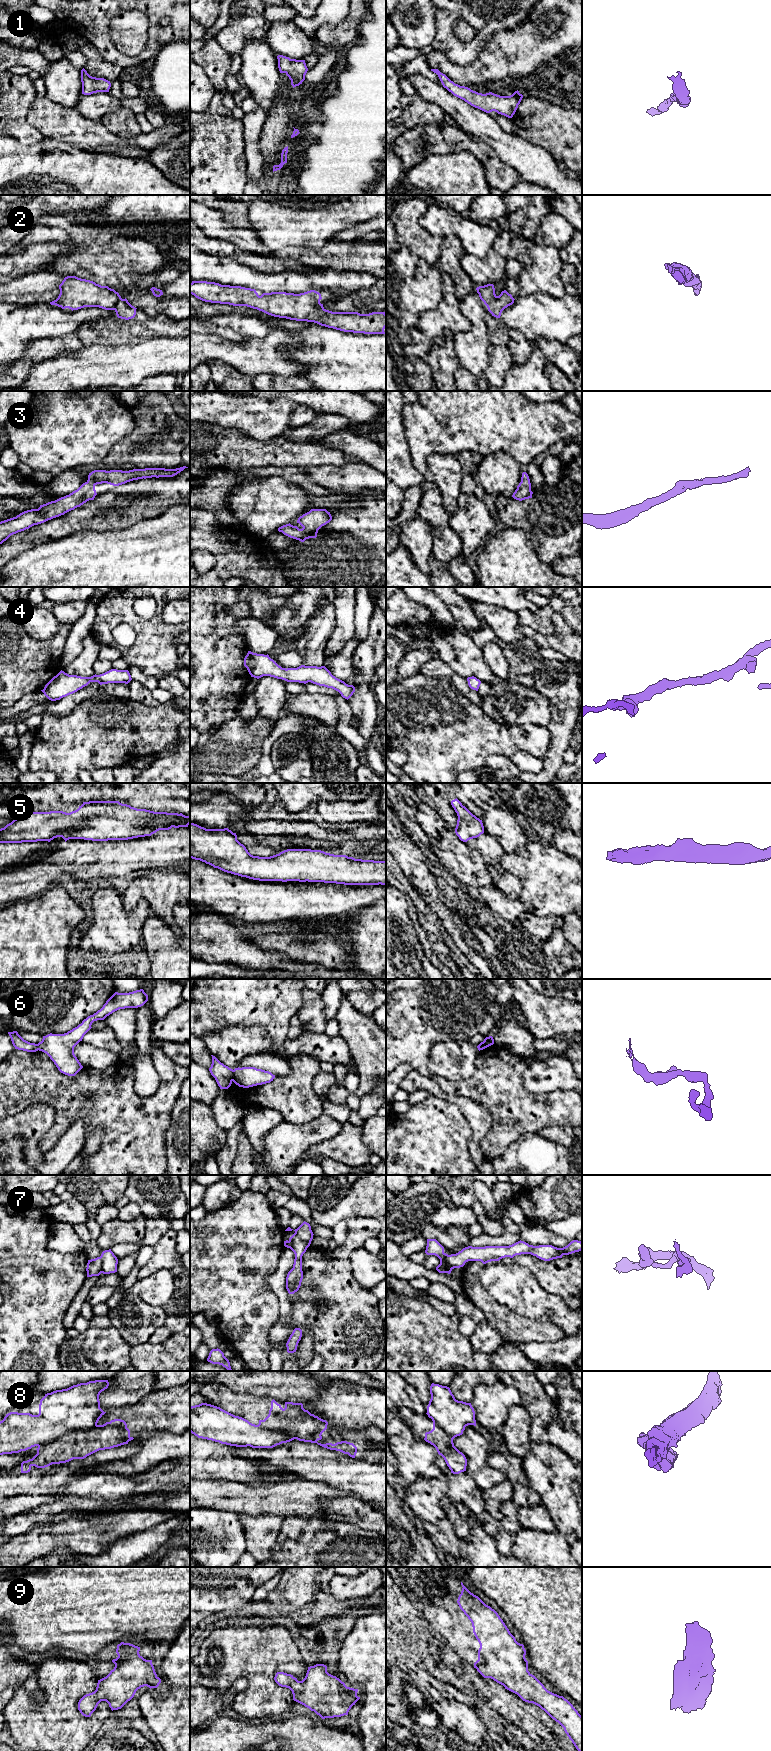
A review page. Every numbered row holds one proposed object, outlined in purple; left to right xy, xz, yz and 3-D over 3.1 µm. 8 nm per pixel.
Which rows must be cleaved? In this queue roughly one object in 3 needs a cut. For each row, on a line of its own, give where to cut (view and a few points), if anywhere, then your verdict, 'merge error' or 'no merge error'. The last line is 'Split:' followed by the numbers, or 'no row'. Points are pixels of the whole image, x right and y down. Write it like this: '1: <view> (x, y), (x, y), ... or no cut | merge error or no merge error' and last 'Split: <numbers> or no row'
1: no cut | no merge error
2: no cut | no merge error
3: no cut | no merge error
4: no cut | no merge error
5: no cut | no merge error
6: no cut | no merge error
7: xy (100, 1256), (101, 1272) | merge error
8: xy (97, 1425), (89, 1429), (66, 1432), (38, 1446) | merge error
9: no cut | no merge error
Split: 7, 8

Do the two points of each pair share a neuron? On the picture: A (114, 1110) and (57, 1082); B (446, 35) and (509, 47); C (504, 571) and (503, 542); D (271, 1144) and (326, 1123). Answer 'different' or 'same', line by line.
A: same
B: different
C: same
D: same

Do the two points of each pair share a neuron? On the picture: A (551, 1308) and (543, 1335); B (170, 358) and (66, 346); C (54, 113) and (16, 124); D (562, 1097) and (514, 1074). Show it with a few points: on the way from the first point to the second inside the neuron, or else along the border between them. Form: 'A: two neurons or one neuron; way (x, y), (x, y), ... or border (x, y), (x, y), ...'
A: two neurons; border (535, 1318), (541, 1321), (553, 1322), (565, 1335)
B: two neurons; border (83, 346), (75, 351), (67, 351), (59, 356)
C: two neurons; border (33, 99), (28, 109), (26, 120), (44, 137)
D: one neuron; way (547, 1107), (536, 1107), (518, 1089)

